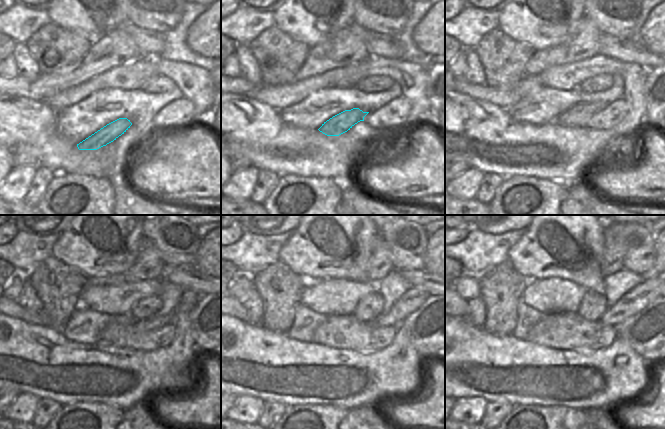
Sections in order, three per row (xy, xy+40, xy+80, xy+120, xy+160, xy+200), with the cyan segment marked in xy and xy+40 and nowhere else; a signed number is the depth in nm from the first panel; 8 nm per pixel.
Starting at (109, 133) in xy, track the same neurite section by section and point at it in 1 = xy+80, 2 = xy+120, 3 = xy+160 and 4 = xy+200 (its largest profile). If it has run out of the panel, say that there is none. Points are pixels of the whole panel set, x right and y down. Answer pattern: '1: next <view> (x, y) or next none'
1: next xy+80 (577, 116)
2: next xy+120 (153, 322)
3: next xy+160 (412, 299)
4: next xy+200 (637, 299)

